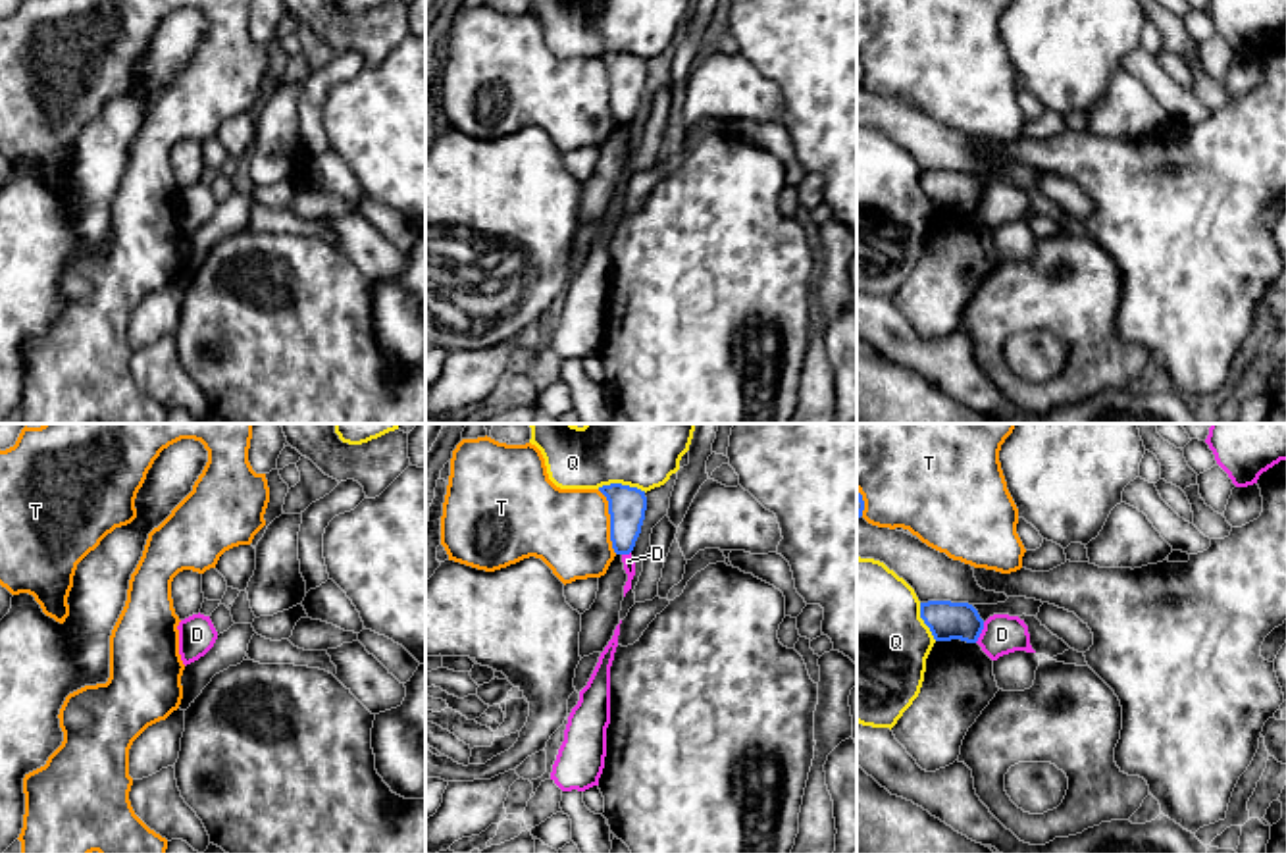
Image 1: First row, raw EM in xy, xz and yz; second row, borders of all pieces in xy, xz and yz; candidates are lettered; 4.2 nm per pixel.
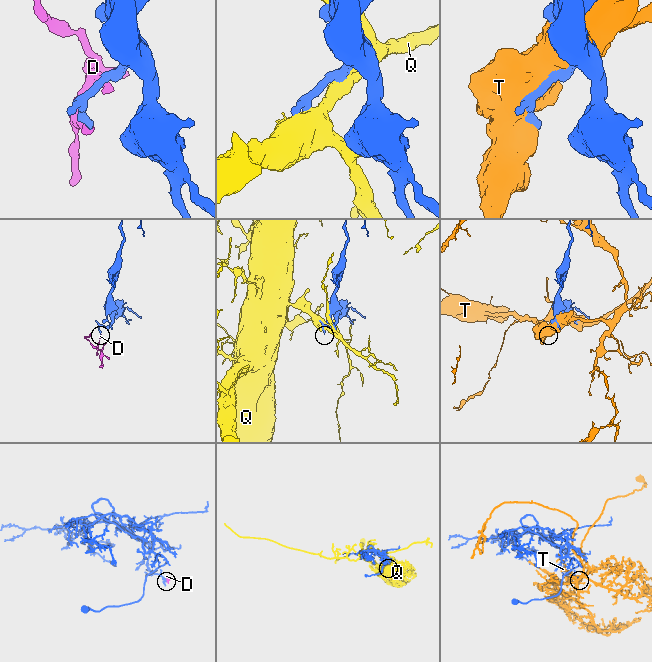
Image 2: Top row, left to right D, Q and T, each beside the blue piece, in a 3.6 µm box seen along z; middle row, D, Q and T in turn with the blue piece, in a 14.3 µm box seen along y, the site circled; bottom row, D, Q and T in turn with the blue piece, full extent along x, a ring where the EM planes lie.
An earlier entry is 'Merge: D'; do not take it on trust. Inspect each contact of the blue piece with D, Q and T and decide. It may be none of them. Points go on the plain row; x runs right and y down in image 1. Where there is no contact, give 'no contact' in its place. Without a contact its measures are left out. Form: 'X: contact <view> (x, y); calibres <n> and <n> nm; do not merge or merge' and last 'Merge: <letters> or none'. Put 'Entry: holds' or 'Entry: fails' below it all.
D: contact yz (980, 201); calibres 160 and 170 nm; do not merge
Q: contact xz (620, 52); calibres 160 and 240 nm; do not merge
T: contact xz (611, 91); calibres 160 and 340 nm; do not merge
Merge: none
Entry: fails

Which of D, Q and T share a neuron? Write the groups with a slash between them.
D / Q / T

